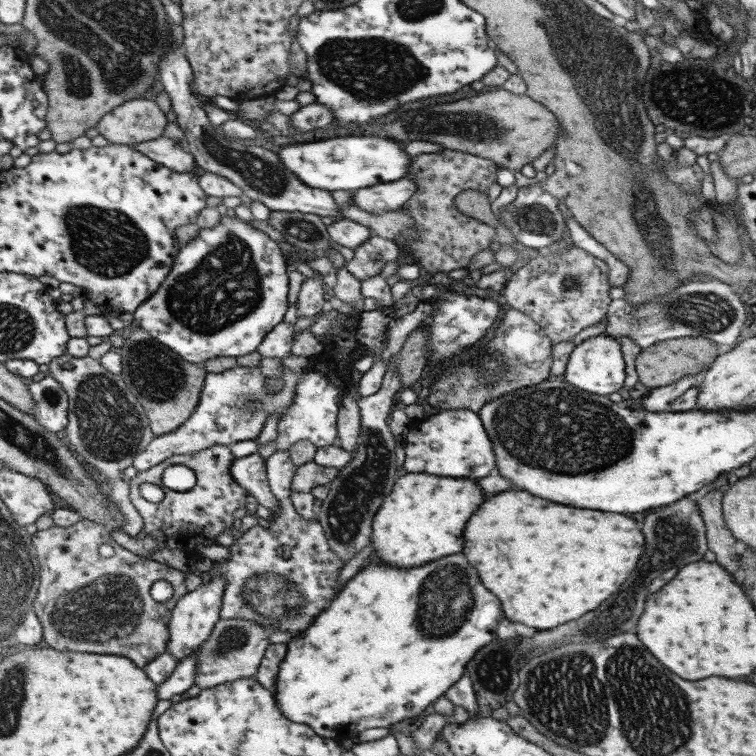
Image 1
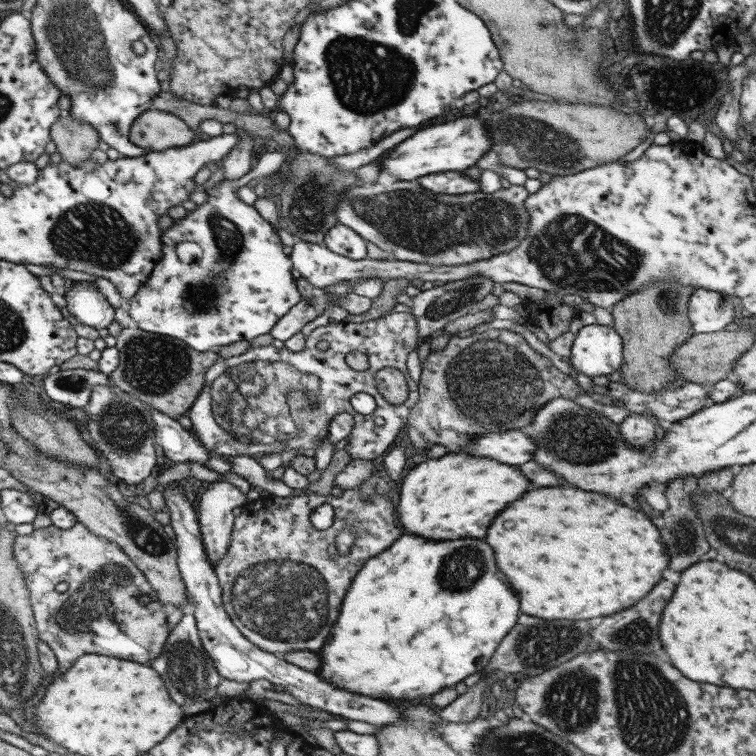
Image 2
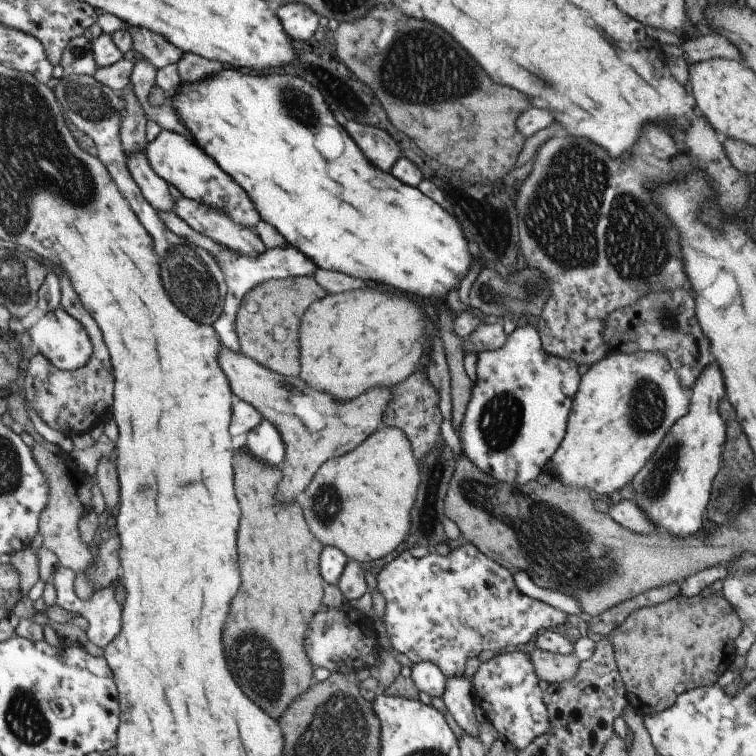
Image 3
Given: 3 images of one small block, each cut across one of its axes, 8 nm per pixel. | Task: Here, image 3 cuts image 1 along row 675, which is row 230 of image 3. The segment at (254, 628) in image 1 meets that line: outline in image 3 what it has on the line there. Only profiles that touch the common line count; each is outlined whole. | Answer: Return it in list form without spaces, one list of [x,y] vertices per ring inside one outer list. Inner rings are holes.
[[[182,196],[174,200],[172,210],[196,232],[248,258],[258,258],[267,251],[254,229],[242,228],[234,224],[234,220],[226,216],[226,212],[222,210],[210,206],[204,207],[200,202]]]

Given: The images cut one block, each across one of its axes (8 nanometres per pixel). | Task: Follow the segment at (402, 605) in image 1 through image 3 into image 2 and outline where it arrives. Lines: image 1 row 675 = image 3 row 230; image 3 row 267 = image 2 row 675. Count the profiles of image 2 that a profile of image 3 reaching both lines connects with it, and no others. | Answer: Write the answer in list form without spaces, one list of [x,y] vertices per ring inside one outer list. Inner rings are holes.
[[[406,533],[390,548],[369,558],[352,579],[328,644],[320,650],[318,674],[340,690],[370,698],[412,703],[415,698],[424,700],[480,672],[490,662],[500,640],[516,624],[518,614],[520,600],[510,590],[506,576],[494,566],[494,554],[484,540],[430,542]]]

